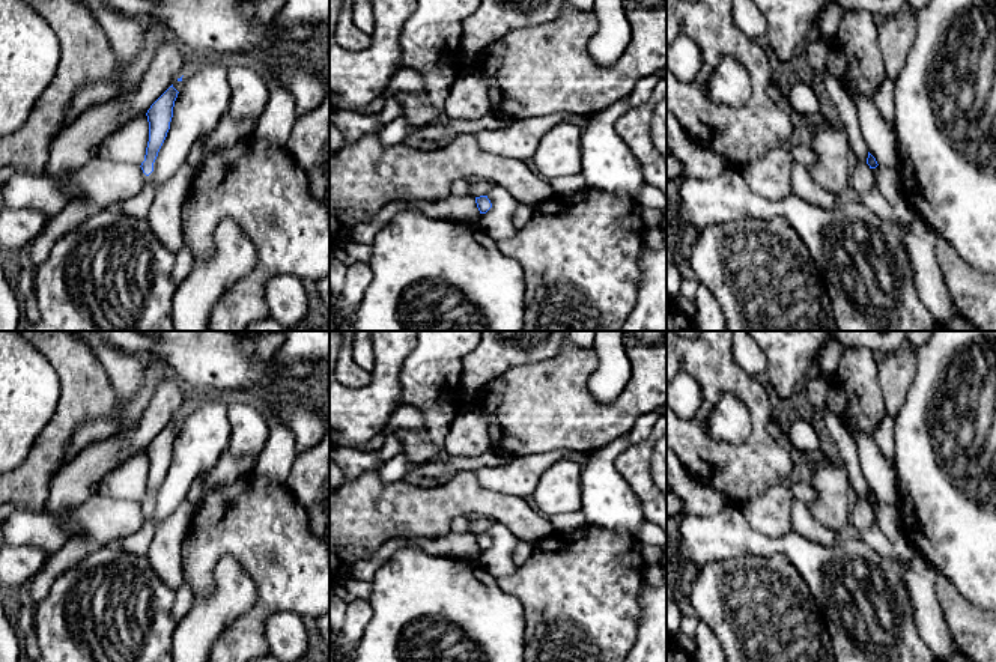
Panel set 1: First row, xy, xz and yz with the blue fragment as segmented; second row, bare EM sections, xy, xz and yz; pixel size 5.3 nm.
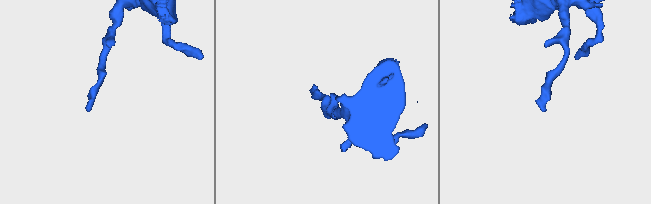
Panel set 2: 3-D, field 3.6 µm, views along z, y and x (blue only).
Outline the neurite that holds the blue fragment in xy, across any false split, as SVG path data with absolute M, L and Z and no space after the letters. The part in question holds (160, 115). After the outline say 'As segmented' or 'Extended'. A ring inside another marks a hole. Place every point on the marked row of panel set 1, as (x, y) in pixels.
M172 84L150 105L150 108L146 113L147 122L149 122L149 141L146 147L144 161L140 166L146 176L149 176L153 172L153 162L170 129L170 122L173 117L173 107L175 107L178 93L179 92Z. As segmented

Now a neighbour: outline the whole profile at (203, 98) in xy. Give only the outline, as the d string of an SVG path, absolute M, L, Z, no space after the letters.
M214 59L184 74L170 129L153 162L153 172L146 176L144 187L135 197L117 205L122 214L146 218L156 187L176 175L187 162L193 144L212 132L227 113L230 102L227 68L229 60Z

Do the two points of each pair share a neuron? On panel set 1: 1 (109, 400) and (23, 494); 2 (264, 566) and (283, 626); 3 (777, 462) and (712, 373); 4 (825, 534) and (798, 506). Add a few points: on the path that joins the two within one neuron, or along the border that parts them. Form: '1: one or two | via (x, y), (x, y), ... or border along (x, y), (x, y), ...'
1: one | via (81, 411), (54, 438), (39, 467)
2: two | border along (307, 620), (274, 611), (265, 623), (267, 643)
3: one | via (760, 437), (759, 405), (737, 384)
4: one | via (817, 531), (801, 513)

